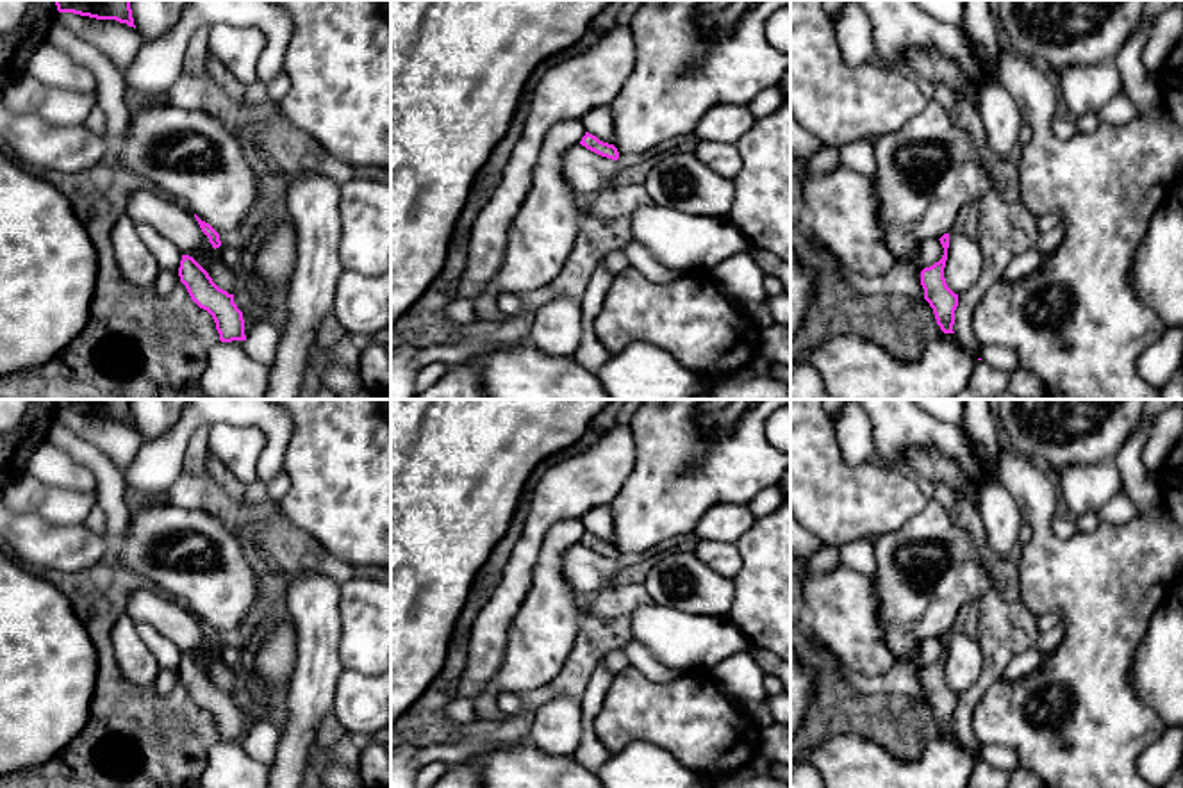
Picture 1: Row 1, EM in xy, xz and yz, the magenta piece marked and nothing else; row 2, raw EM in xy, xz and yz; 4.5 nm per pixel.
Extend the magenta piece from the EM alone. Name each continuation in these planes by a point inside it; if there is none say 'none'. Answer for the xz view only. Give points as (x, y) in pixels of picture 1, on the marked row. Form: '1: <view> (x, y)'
none

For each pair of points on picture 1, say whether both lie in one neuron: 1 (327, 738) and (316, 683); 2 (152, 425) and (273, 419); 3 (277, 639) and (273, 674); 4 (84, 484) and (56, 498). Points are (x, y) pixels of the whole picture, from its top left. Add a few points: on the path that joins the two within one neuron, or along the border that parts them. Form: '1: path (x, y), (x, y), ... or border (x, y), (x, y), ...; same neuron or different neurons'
1: border (332, 712), (320, 722), (316, 740); different neurons
2: border (181, 418), (163, 434), (143, 443); different neurons
3: path (277, 648), (275, 665); same neuron
4: border (33, 475), (49, 485), (84, 492), (95, 491); different neurons

